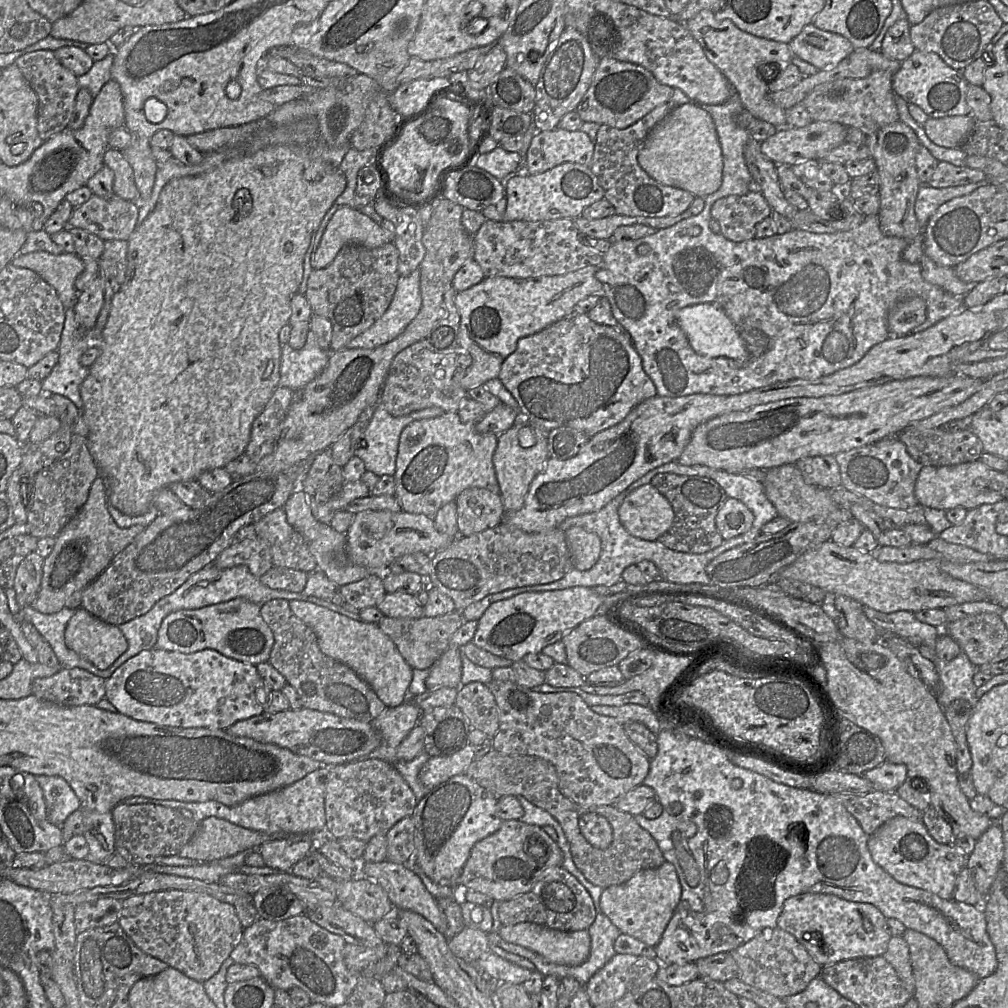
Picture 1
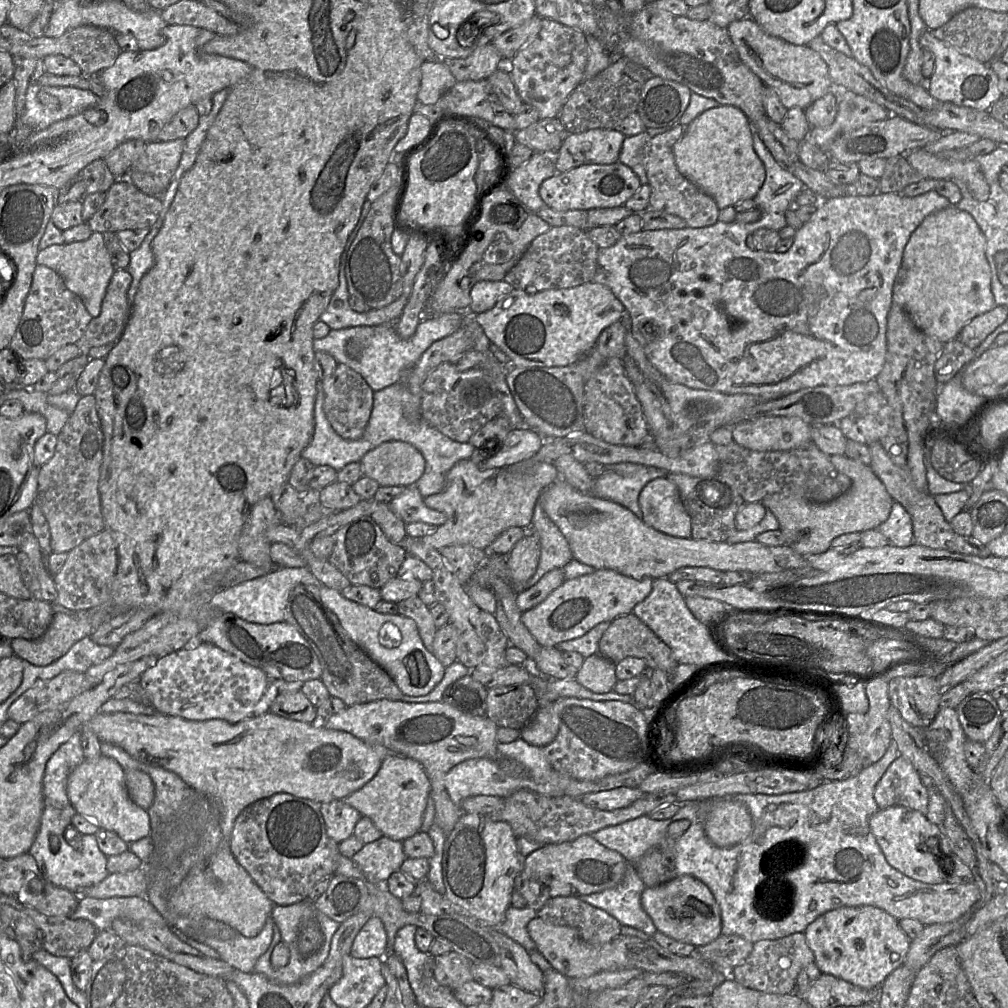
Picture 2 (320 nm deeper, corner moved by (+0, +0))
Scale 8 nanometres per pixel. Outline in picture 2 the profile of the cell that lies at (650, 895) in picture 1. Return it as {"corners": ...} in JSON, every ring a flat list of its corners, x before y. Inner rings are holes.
{"corners":[[691,875,676,876,656,887,645,888,641,905,657,931,680,942,700,947,721,935,721,910,711,890]]}

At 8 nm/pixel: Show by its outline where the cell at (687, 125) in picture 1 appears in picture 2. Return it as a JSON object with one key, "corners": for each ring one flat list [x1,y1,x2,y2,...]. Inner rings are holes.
{"corners":[[720,105,696,117,674,144,673,154,679,172,712,197,719,209,754,199,765,181,764,164,753,147,752,123,736,106]]}

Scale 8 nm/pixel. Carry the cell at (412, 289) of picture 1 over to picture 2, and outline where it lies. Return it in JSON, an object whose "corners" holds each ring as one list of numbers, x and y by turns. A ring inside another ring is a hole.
{"corners":[[347,251,340,258,339,285,333,292,329,304,319,321,326,323,332,330,359,326,378,326,397,321,407,303,407,296,400,296,391,304,377,310,356,312,349,305,349,292,345,275]]}

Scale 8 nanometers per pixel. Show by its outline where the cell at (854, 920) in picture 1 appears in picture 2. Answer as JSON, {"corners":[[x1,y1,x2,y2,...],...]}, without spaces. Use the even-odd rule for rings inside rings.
{"corners":[[874,906,841,907,828,911,810,923,803,933,821,973,873,991,903,965,911,945,898,921]]}

